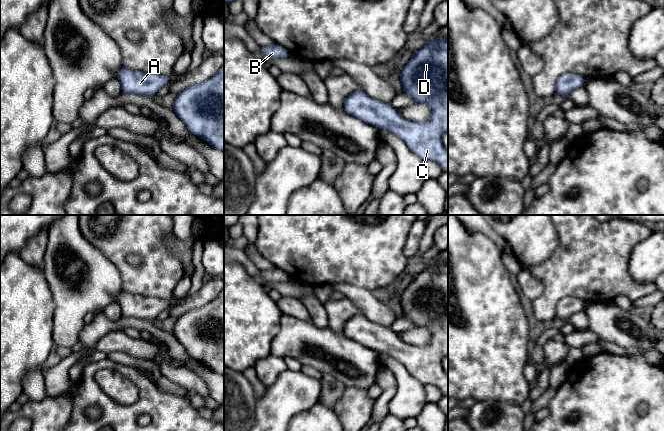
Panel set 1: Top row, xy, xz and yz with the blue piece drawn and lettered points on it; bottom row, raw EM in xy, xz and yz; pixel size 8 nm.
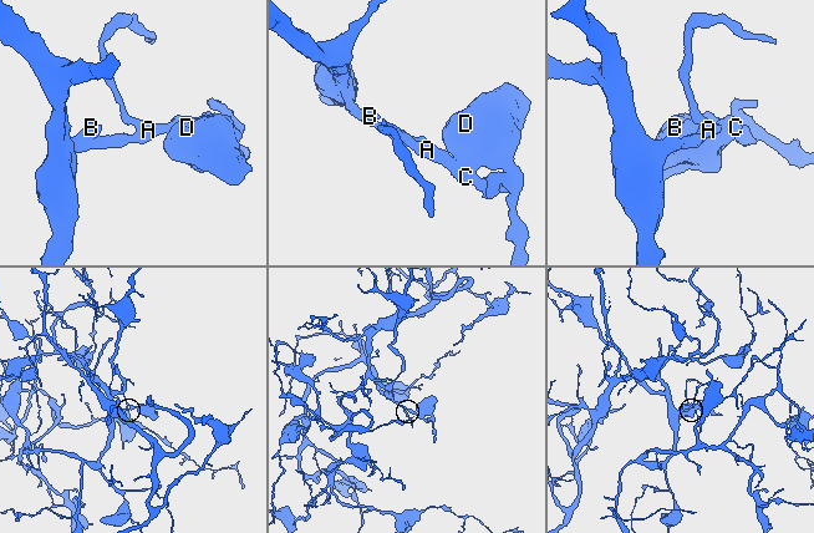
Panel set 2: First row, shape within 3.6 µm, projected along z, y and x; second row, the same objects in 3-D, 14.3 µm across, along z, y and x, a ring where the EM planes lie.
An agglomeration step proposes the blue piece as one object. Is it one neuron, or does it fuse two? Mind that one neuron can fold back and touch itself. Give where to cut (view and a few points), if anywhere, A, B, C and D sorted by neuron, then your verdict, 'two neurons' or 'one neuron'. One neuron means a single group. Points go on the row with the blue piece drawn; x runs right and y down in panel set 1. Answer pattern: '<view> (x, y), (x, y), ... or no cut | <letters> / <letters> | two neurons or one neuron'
no cut | A B C D | one neuron

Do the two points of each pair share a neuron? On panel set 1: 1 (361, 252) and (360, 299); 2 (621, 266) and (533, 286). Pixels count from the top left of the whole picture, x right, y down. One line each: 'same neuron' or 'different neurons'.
1: different neurons
2: different neurons

